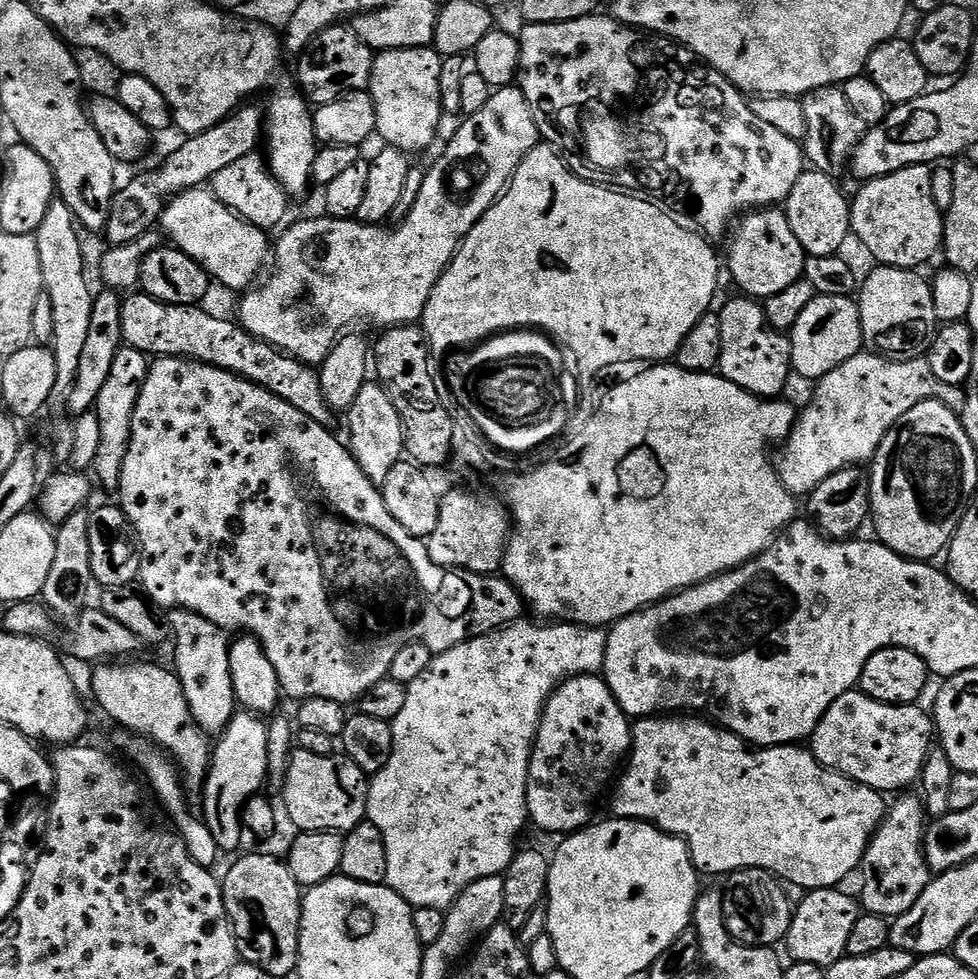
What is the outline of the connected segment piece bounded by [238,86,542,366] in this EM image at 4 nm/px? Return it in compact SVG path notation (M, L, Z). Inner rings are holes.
M518 86L495 89L492 97L486 102L486 106L482 106L482 110L478 110L478 114L467 117L463 122L465 124L453 134L452 141L445 146L440 160L434 161L432 166L430 165L427 169L425 181L422 182L421 193L418 194L418 200L414 202L409 216L392 228L394 229L393 232L383 232L385 230L383 227L375 224L362 224L355 218L350 220L323 218L324 220L300 220L297 224L292 225L289 223L279 233L279 235L281 234L280 241L277 244L275 241L274 244L274 264L276 260L276 269L273 270L272 277L265 282L264 288L256 286L243 293L242 299L244 301L240 304L240 316L238 315L240 327L247 330L251 336L255 336L257 340L265 340L267 344L273 344L281 352L287 352L288 355L295 356L296 359L301 360L304 364L319 366L330 354L332 347L341 338L345 329L348 328L346 327L347 324L352 324L355 320L362 319L363 316L368 320L373 320L376 324L381 324L379 327L384 330L401 324L416 324L424 315L424 307L434 290L434 286L440 280L440 275L448 269L448 264L456 257L456 251L459 250L460 243L468 237L472 227L483 218L486 210L490 210L490 206L504 195L504 189L507 188L513 174L518 170L522 158L526 158L526 154L530 154L530 150L534 150L542 140L540 127L534 122L532 107L528 105L524 92Z

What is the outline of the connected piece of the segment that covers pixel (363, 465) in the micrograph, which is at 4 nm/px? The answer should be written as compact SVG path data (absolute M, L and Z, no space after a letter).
M367 382L346 414L352 418L352 425L348 428L348 440L346 439L347 447L358 462L362 474L366 474L372 484L383 486L390 470L394 470L394 466L405 455L404 423L392 397L379 383Z

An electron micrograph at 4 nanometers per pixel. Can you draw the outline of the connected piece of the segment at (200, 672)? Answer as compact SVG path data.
M177 608L171 613L170 636L176 640L176 664L174 671L182 682L186 702L194 722L209 734L220 734L238 711L234 682L230 678L229 637L223 628L214 626L202 614L185 608Z

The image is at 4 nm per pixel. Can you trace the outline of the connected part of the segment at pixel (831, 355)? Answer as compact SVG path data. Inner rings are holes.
M816 296L802 310L790 333L792 368L811 382L819 382L830 370L842 366L862 350L864 335L860 321L860 305L850 296Z

